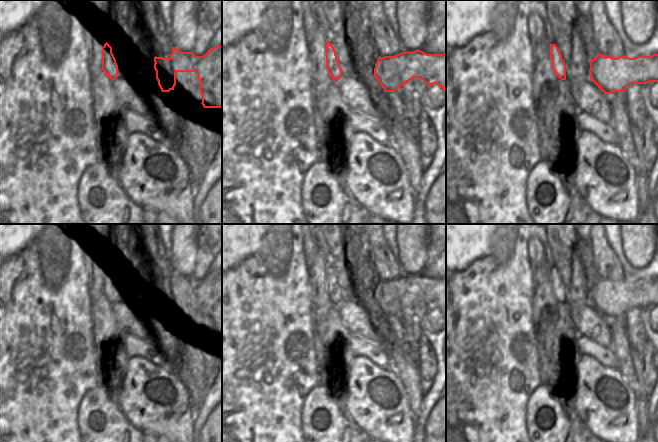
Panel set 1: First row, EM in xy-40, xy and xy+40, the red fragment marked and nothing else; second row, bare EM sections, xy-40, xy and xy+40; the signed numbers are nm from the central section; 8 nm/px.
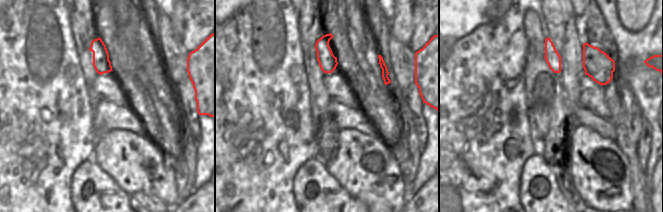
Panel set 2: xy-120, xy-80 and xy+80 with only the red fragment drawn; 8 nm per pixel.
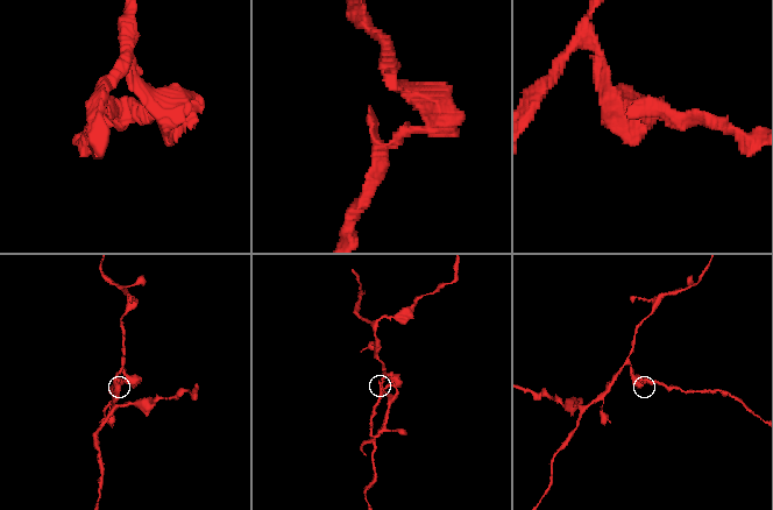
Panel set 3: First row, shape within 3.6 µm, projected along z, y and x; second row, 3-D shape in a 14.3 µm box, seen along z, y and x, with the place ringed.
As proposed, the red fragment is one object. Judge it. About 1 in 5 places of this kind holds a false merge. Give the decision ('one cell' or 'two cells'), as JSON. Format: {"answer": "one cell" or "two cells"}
{"answer": "two cells"}

